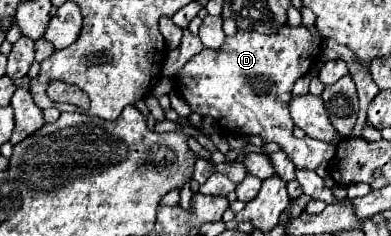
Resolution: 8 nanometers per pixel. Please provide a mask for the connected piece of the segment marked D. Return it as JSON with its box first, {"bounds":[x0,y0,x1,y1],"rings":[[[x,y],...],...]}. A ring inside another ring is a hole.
{"bounds":[173,23,335,171],"rings":[[[285,23],[277,33],[269,35],[237,29],[233,37],[225,37],[221,49],[203,49],[197,53],[197,57],[193,57],[181,73],[173,77],[173,81],[195,113],[213,117],[227,133],[259,135],[267,141],[275,141],[289,155],[295,167],[315,171],[331,161],[335,147],[311,137],[293,137],[289,101],[293,83],[309,73],[321,47],[323,37],[319,31],[311,33],[305,25],[291,27]]]}

